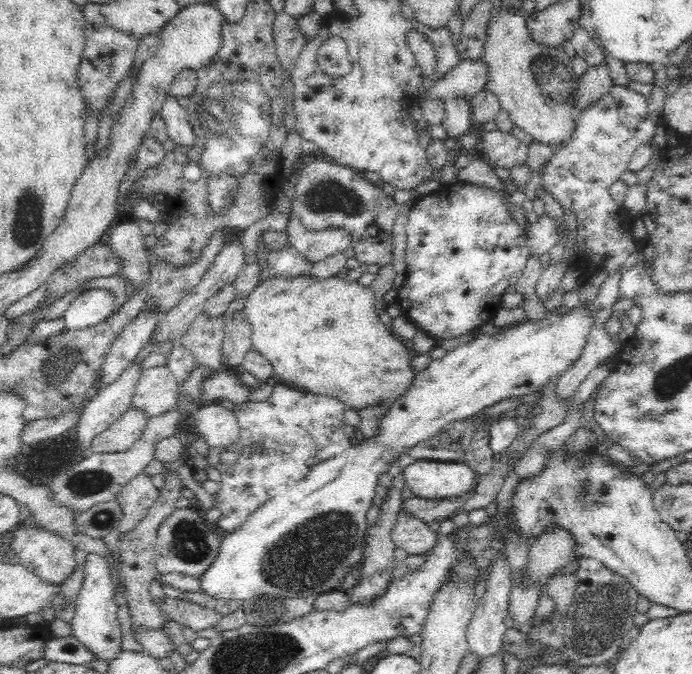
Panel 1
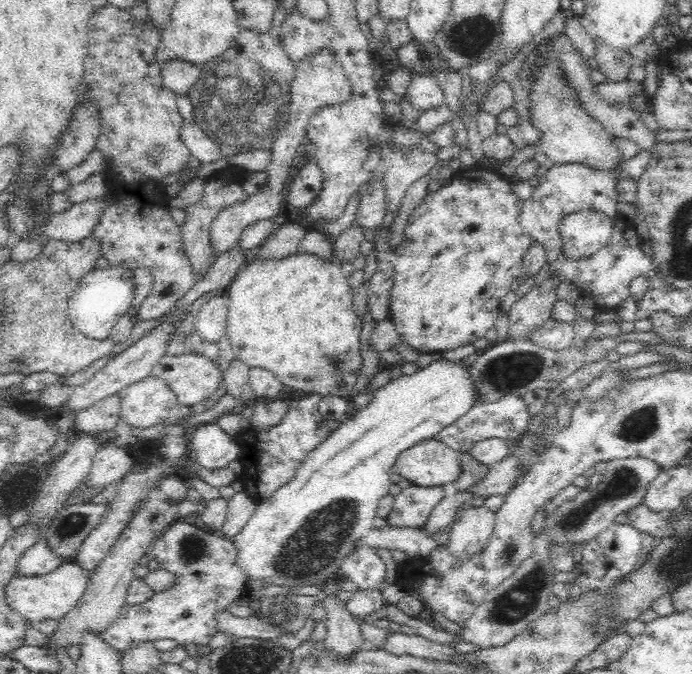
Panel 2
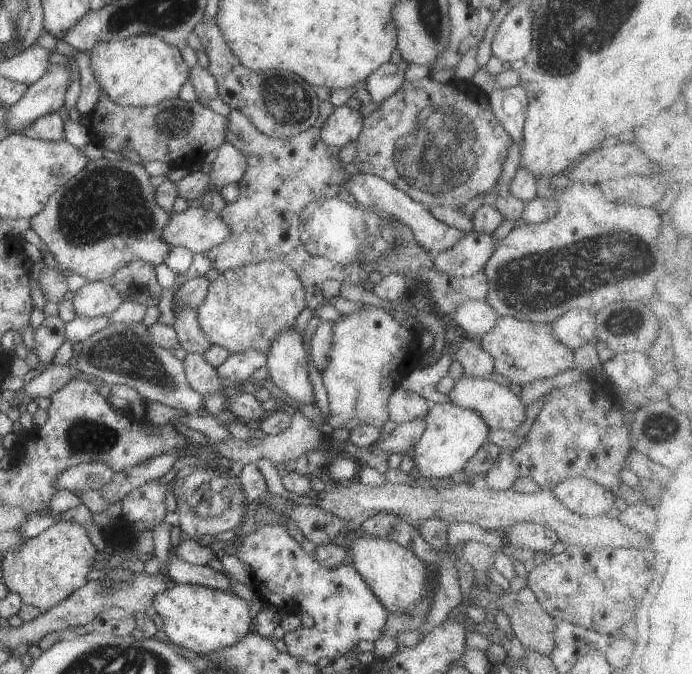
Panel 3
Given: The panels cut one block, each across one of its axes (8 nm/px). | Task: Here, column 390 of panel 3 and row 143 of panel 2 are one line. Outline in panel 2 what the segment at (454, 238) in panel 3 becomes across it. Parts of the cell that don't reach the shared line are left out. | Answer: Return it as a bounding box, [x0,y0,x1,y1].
[178,119,223,164]

